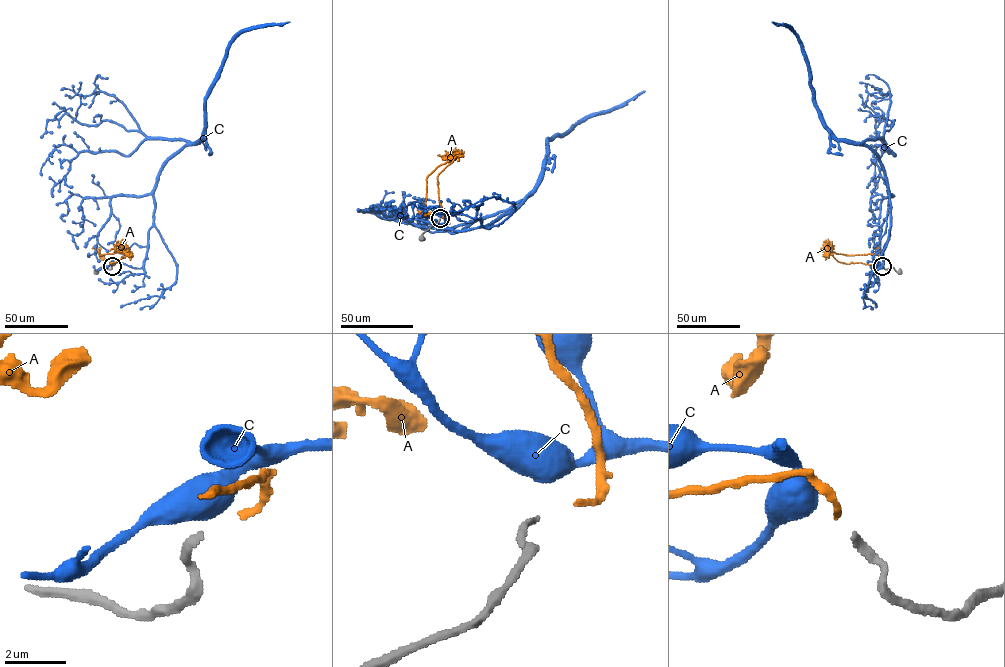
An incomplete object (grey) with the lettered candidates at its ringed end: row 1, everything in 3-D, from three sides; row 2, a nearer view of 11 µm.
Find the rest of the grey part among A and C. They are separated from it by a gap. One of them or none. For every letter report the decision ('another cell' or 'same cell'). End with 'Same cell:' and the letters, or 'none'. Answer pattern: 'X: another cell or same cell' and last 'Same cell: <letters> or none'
A: same cell
C: another cell
Same cell: A

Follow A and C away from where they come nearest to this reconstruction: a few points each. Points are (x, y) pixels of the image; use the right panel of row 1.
A: (882, 265), (846, 264), (832, 254), (833, 252), (847, 255), (874, 254), (877, 246), (874, 248)
C: (881, 265), (890, 225), (883, 165), (868, 147), (838, 139), (825, 125), (803, 46), (786, 25), (772, 22)

